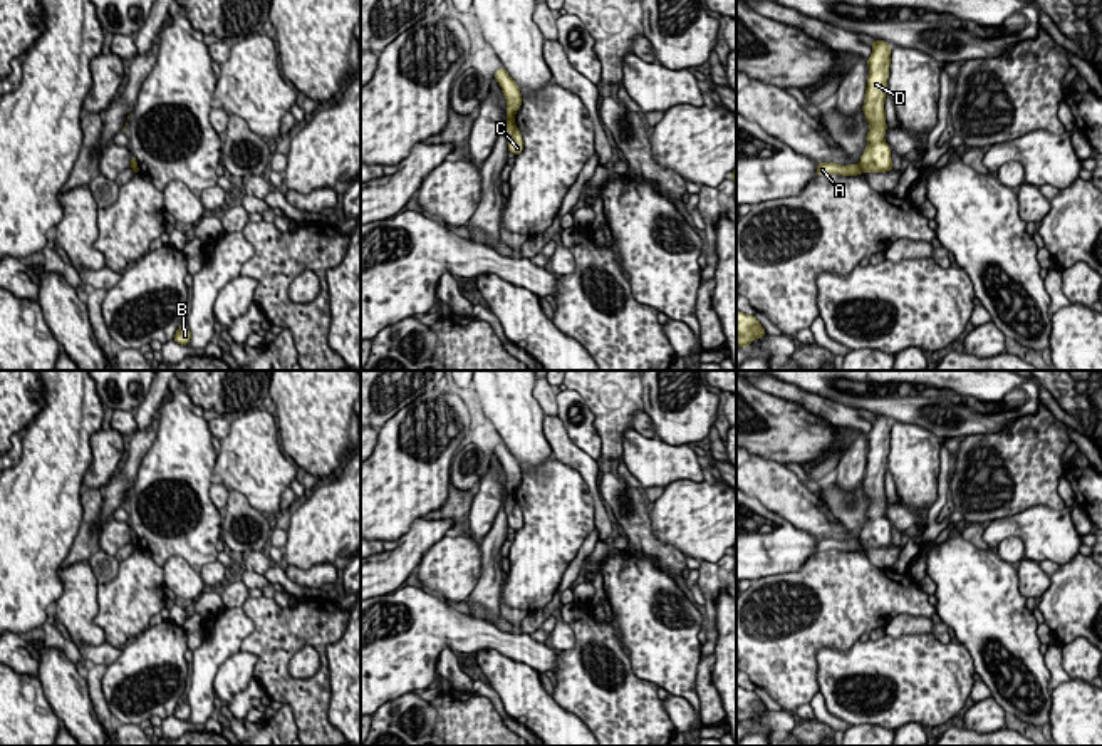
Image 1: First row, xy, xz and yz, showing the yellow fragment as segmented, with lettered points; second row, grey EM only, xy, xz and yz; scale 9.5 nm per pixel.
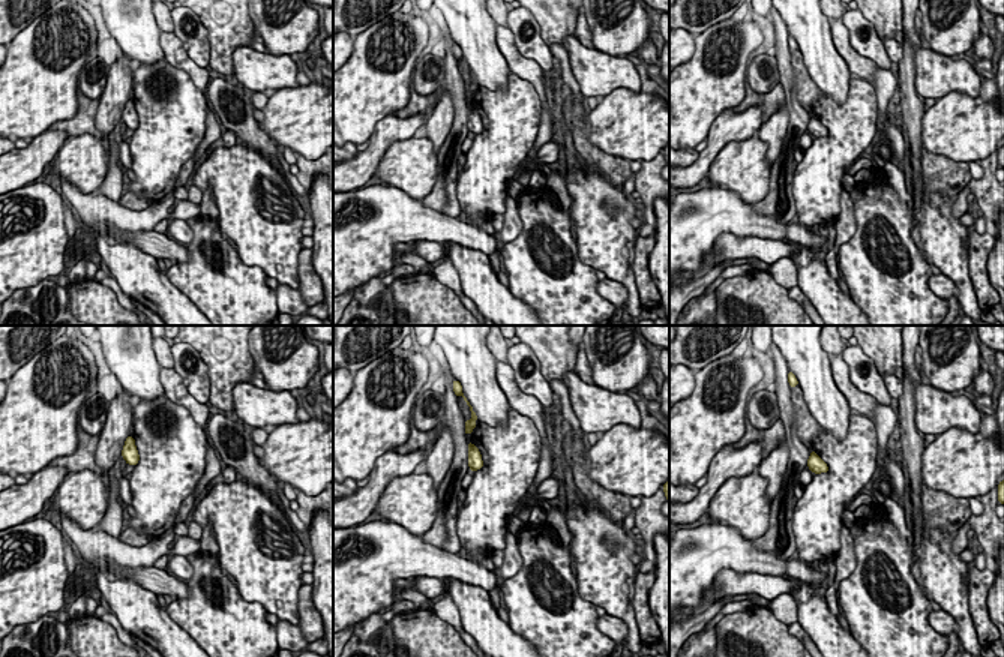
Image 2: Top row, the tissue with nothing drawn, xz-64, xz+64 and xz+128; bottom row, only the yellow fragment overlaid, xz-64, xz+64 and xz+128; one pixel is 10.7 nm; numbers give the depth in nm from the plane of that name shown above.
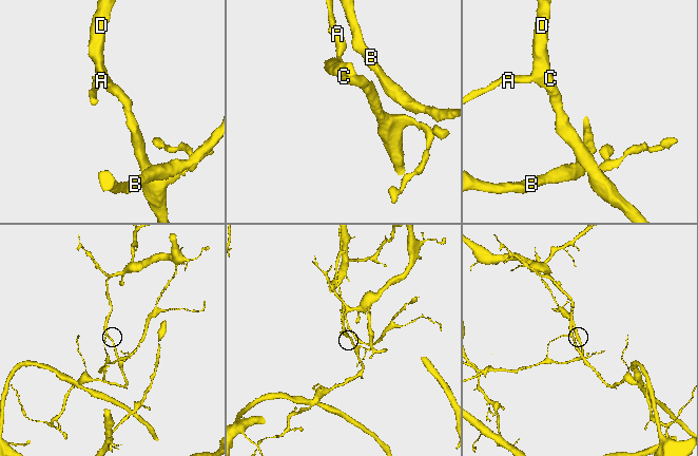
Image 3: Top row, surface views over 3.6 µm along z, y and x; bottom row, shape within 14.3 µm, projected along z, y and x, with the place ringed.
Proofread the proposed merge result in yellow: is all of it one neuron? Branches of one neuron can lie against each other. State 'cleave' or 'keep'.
cleave

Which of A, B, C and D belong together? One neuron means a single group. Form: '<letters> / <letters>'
A B / C D

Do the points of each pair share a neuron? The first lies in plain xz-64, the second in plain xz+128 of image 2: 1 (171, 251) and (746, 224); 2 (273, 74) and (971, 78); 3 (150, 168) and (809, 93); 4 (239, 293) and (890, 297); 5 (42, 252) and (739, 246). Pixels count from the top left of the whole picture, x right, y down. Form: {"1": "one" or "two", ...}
{"1": "one", "2": "one", "3": "two", "4": "one", "5": "two"}

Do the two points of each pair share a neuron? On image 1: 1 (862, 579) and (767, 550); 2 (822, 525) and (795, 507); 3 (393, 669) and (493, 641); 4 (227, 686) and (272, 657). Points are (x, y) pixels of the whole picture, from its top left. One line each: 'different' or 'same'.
1: different
2: same
3: same
4: different

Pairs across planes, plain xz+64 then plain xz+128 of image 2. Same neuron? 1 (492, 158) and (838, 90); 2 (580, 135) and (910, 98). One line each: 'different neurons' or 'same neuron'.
1: different neurons
2: different neurons

